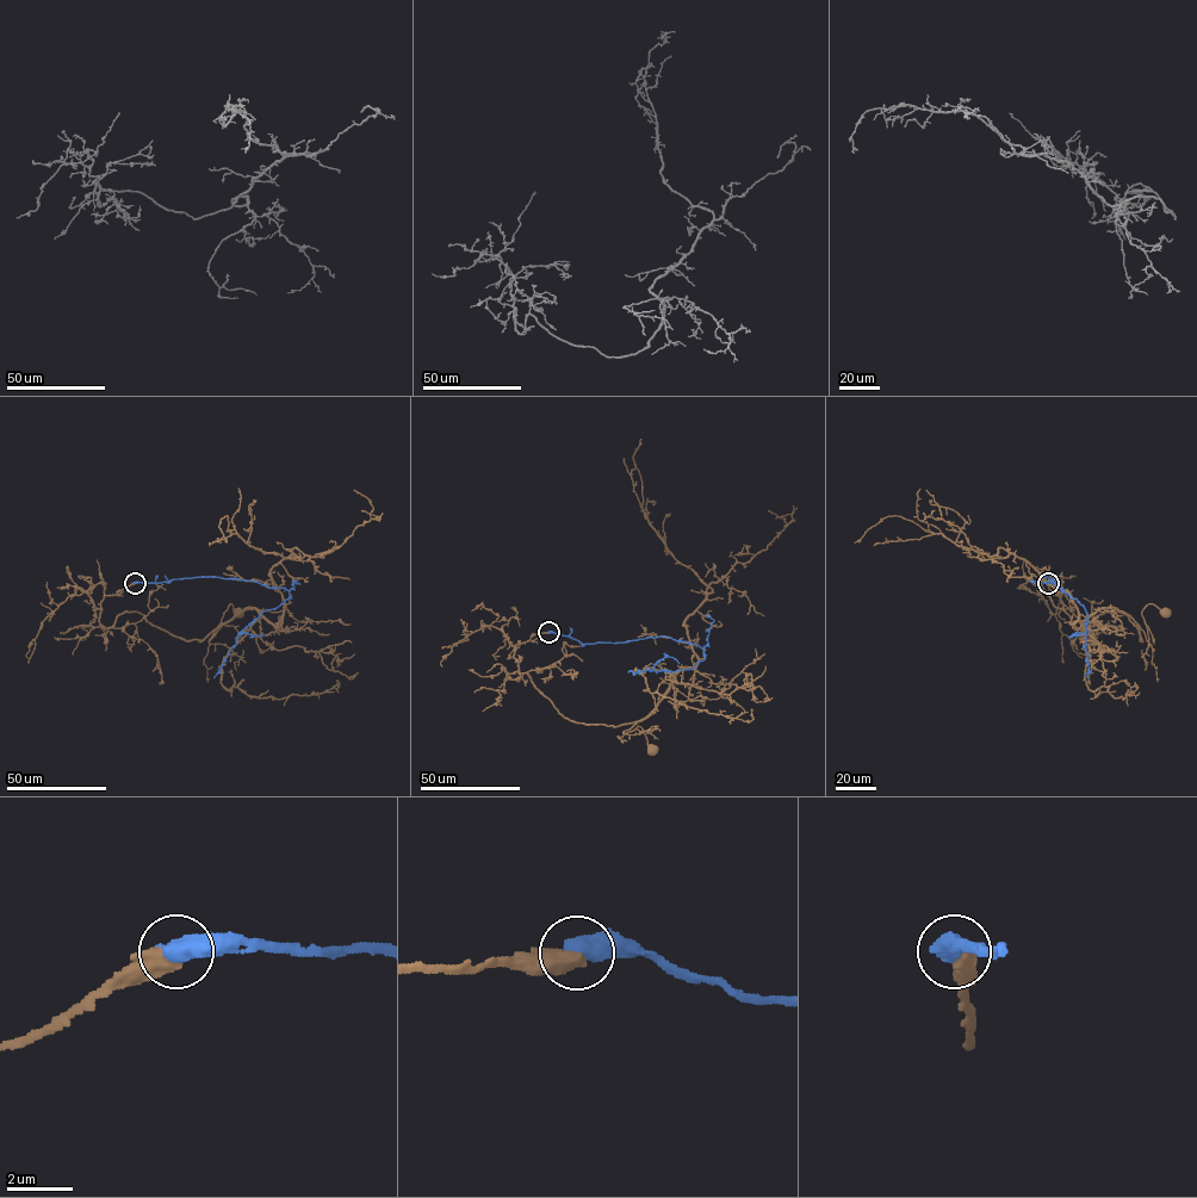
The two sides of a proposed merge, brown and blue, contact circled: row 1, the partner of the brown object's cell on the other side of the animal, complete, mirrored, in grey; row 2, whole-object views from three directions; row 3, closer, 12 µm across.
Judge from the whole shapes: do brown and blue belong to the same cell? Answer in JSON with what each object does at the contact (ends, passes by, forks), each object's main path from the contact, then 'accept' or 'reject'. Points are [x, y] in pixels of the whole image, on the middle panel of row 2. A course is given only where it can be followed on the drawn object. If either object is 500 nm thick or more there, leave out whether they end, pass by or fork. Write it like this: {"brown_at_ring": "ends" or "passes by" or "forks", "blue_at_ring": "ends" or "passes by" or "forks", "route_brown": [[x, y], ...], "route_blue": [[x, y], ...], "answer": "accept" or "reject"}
{"route_brown": [[549, 632], [515, 645], [520, 674], [564, 718], [636, 722], [624, 733], [640, 726], [653, 750]], "route_blue": [[549, 632], [587, 644], [667, 635], [704, 649], [705, 657], [693, 668], [628, 672]], "answer": "reject"}

